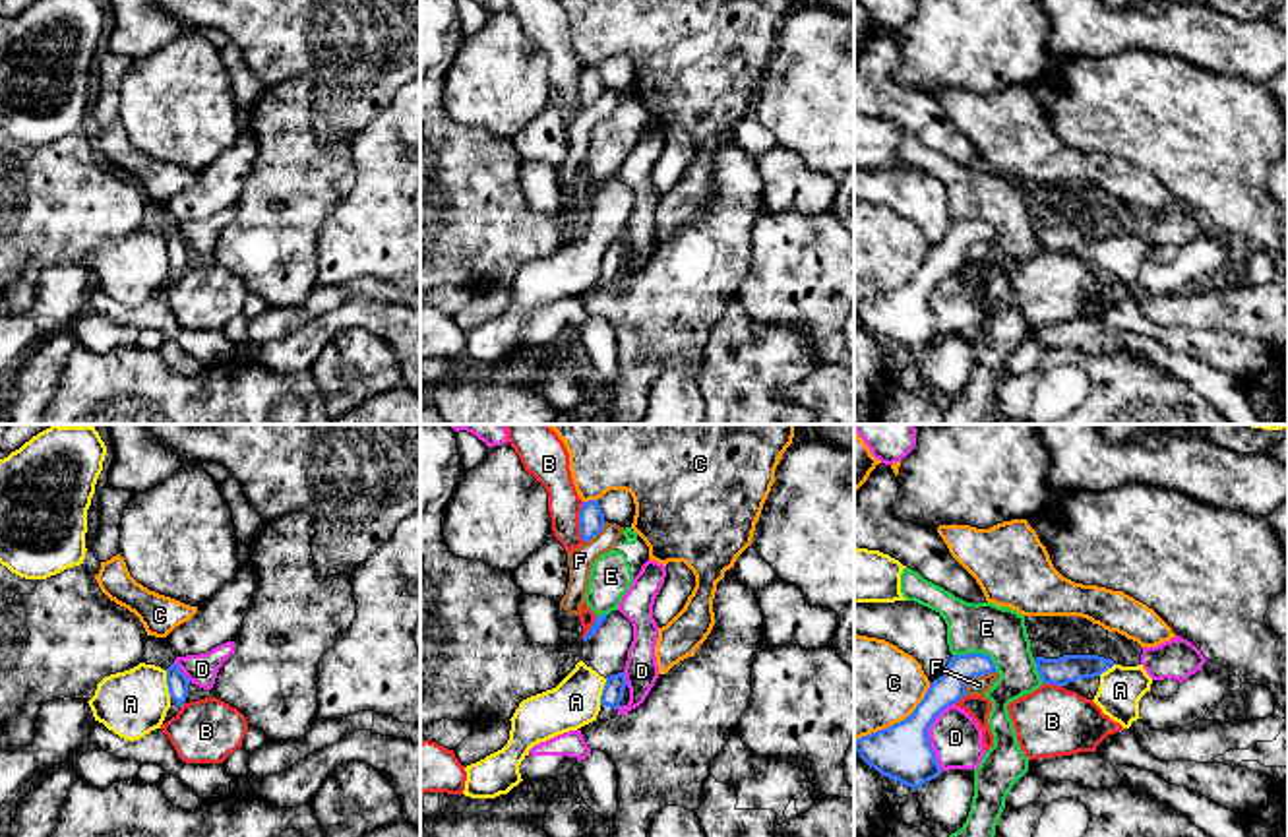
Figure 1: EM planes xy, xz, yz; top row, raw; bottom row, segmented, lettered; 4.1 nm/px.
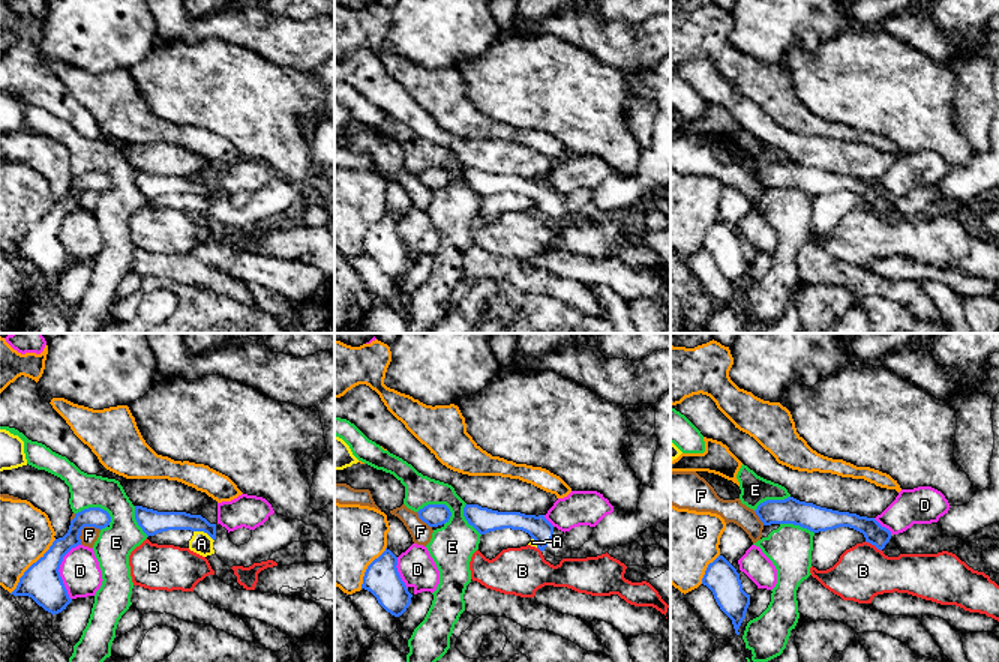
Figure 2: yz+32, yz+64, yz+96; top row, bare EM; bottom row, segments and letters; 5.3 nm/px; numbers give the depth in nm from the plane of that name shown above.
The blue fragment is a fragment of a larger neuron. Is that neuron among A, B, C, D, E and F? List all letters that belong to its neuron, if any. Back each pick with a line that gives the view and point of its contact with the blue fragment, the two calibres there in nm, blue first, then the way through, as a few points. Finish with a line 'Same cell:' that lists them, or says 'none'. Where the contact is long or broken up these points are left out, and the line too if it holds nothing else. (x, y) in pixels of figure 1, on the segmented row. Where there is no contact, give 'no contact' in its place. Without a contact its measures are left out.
Same cell: none

